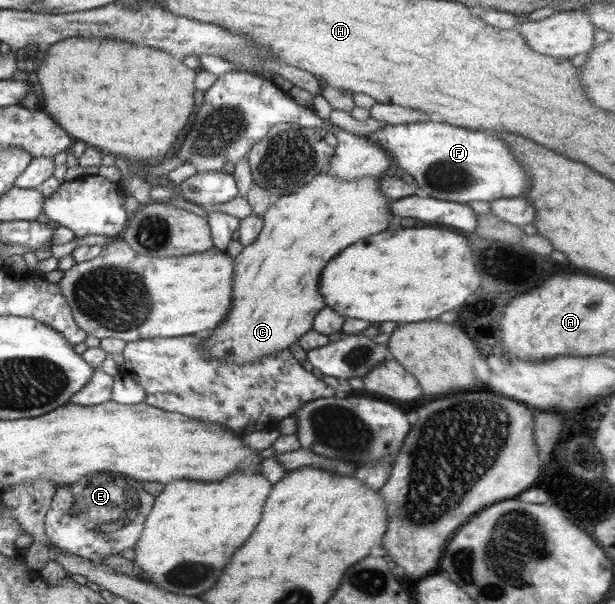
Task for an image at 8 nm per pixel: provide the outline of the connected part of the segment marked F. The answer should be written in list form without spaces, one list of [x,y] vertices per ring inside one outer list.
[[[429,120],[428,122],[412,122],[412,124],[396,124],[396,126],[385,125],[384,128],[376,128],[376,132],[366,134],[366,139],[378,143],[388,155],[392,162],[398,162],[400,168],[405,170],[414,178],[417,186],[417,195],[426,198],[437,198],[453,203],[470,203],[476,201],[492,202],[498,198],[524,197],[524,192],[530,188],[530,175],[526,169],[520,166],[520,162],[514,158],[510,146],[498,138],[499,134],[460,128],[458,125]]]

